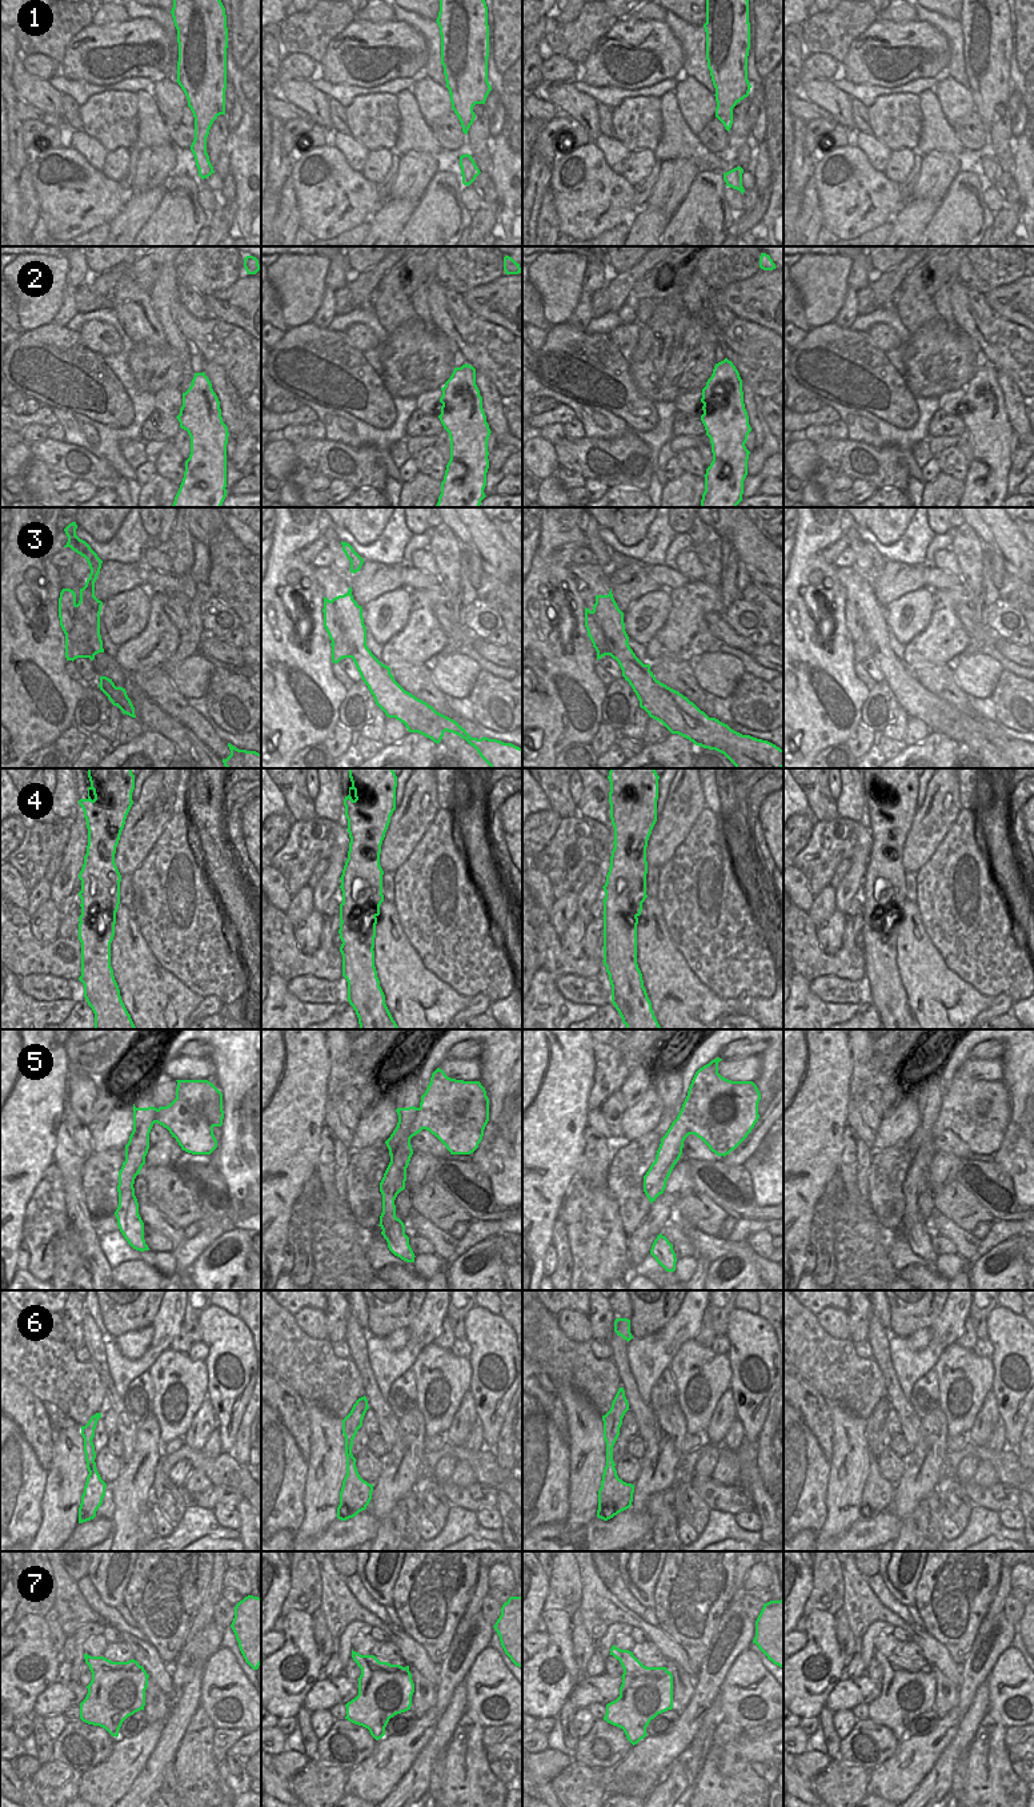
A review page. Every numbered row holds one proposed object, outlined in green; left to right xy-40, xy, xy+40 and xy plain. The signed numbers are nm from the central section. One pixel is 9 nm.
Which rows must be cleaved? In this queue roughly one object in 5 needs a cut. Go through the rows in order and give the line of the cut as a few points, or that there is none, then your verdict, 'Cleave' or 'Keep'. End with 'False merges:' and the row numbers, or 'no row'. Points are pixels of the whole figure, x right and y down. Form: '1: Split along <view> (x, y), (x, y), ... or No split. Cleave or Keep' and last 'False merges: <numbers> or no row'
1: No split. Keep
2: No split. Keep
3: Split along xy+40 (592, 611), (593, 621), (600, 622), (605, 635), (605, 653). Cleave
4: No split. Keep
5: Split along xy (419, 1108), (409, 1129), (409, 1140). Cleave
6: No split. Keep
7: No split. Keep
False merges: 3, 5

